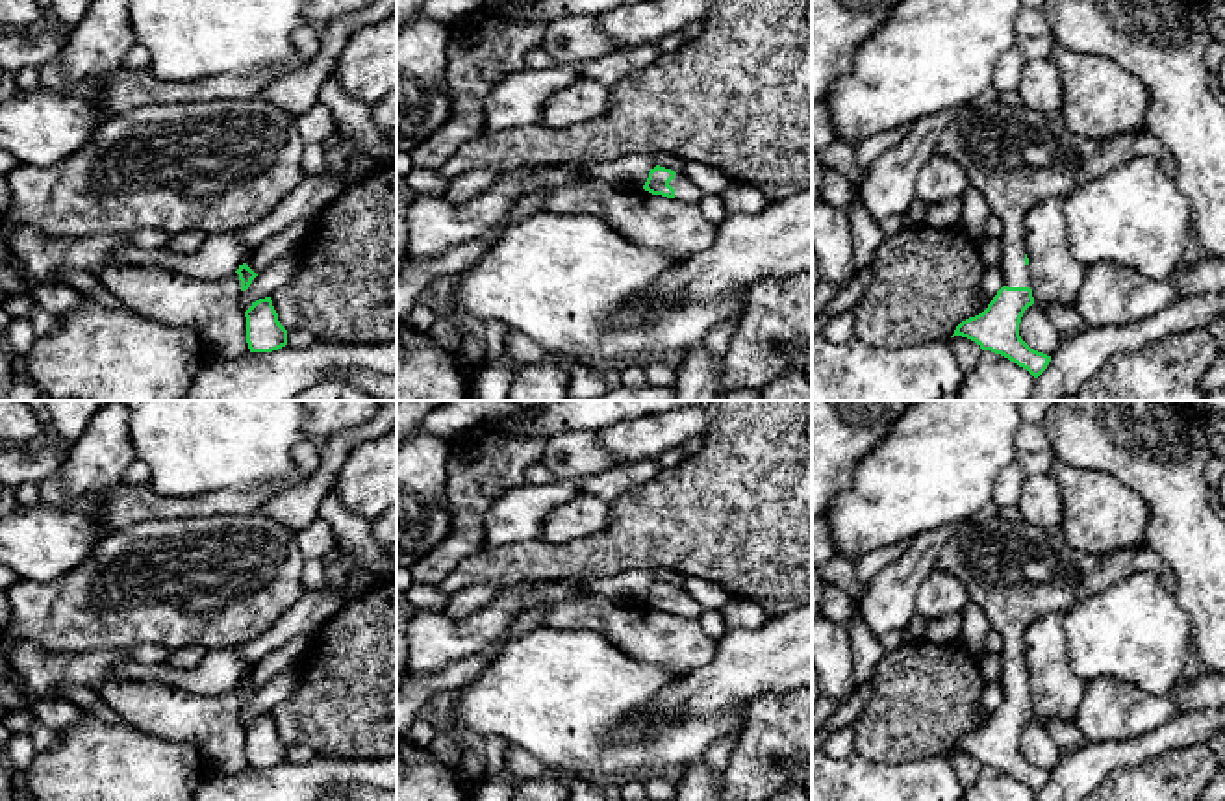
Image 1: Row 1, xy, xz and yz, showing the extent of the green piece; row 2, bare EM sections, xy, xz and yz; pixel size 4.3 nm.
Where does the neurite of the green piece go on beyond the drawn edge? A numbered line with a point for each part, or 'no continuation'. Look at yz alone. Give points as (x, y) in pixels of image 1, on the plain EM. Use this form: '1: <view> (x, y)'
1: yz (1016, 572)

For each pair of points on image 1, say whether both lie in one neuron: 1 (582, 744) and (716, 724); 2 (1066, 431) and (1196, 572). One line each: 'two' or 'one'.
1: one
2: one

